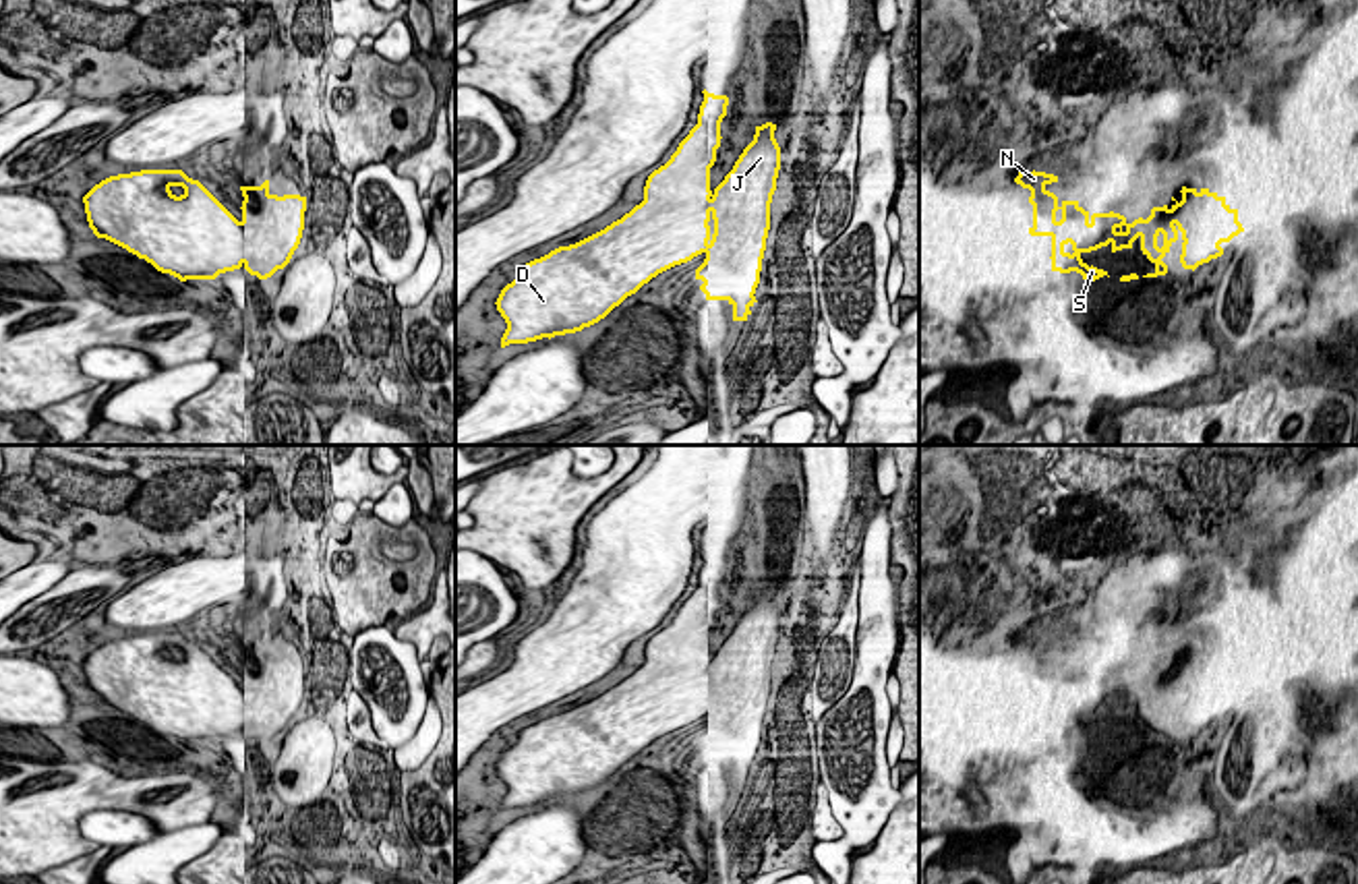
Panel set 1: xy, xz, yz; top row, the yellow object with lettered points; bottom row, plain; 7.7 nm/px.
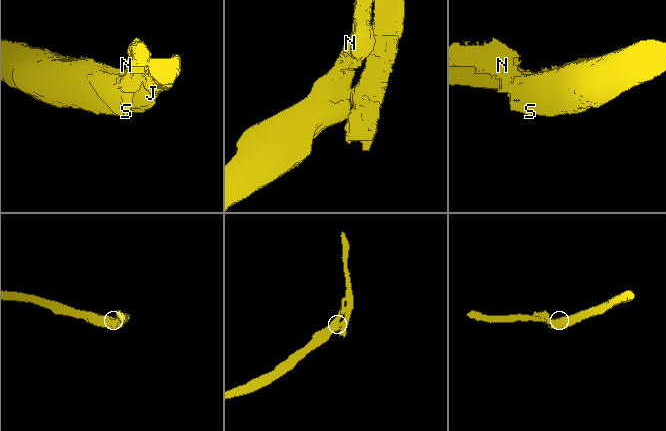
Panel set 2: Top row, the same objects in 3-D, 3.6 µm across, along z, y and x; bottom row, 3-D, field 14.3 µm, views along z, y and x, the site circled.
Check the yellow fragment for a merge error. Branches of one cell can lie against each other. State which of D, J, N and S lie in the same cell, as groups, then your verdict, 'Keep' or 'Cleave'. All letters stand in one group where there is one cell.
Groups: D J N S. Keep

